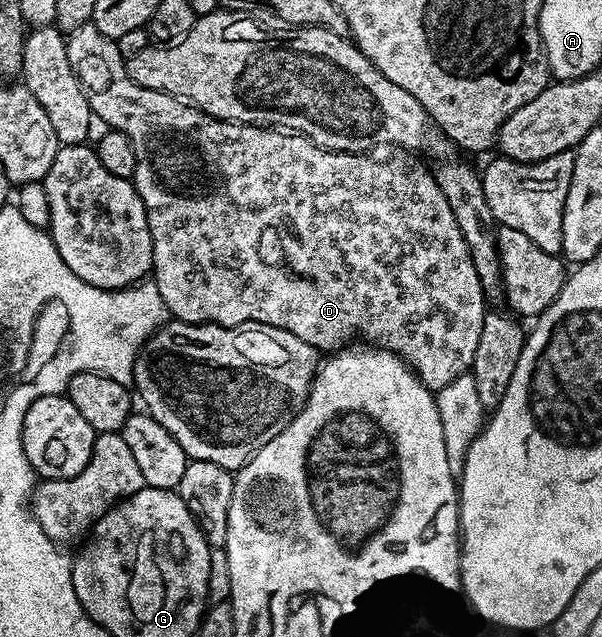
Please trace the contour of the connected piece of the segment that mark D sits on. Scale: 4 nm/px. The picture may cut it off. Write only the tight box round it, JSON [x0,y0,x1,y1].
[65,21,487,393]

